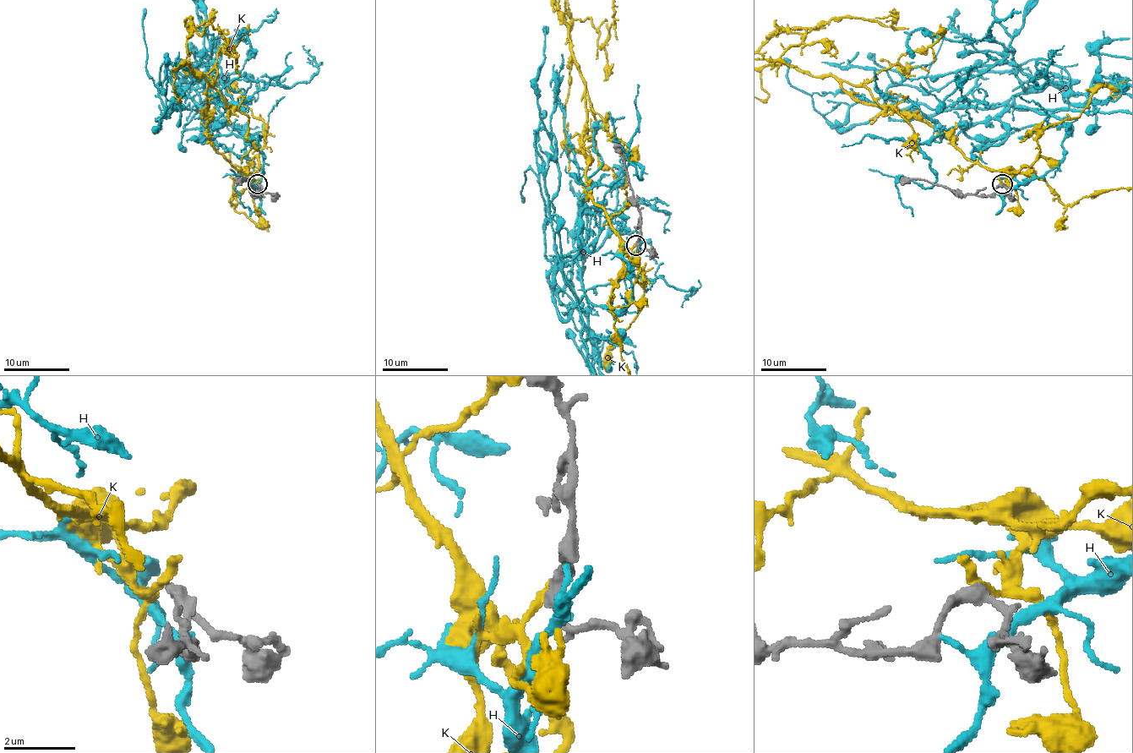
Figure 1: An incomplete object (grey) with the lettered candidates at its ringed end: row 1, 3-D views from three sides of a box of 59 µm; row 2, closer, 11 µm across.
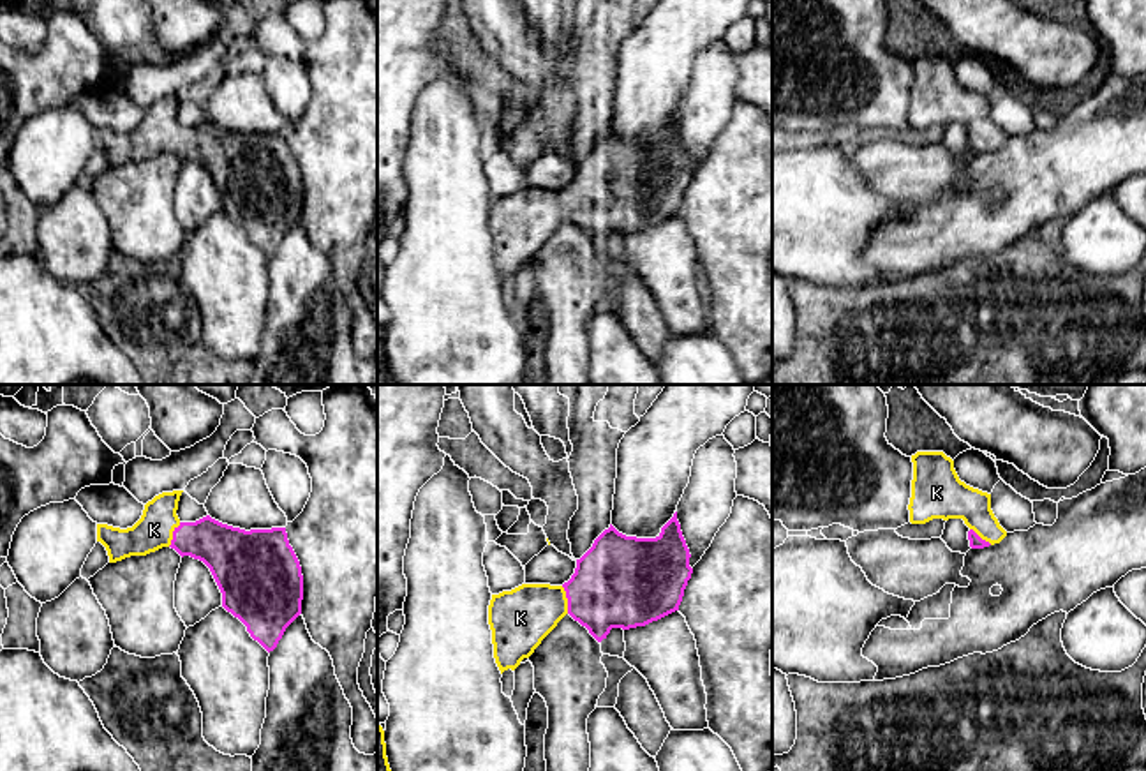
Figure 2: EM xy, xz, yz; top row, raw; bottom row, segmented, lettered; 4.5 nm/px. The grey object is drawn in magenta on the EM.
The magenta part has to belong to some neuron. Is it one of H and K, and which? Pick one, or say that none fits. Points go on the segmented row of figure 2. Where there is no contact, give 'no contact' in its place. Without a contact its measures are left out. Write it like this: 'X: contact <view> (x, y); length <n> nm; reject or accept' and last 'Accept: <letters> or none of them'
H: no contact; reject
K: contact xz (568, 600); length 130 nm; accept
Accept: K

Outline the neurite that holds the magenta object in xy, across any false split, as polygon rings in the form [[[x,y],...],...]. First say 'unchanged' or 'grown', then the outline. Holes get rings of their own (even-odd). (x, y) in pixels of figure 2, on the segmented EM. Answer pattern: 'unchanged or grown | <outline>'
grown | [[[183,490],[162,492],[145,505],[141,519],[127,529],[97,524],[97,542],[109,556],[109,563],[130,556],[146,556],[162,547],[175,549],[182,558],[203,561],[220,593],[222,607],[238,618],[254,640],[268,653],[282,639],[286,628],[301,614],[303,575],[300,561],[289,545],[286,528],[240,529],[222,524],[210,515],[196,522],[182,522],[176,515]]]

